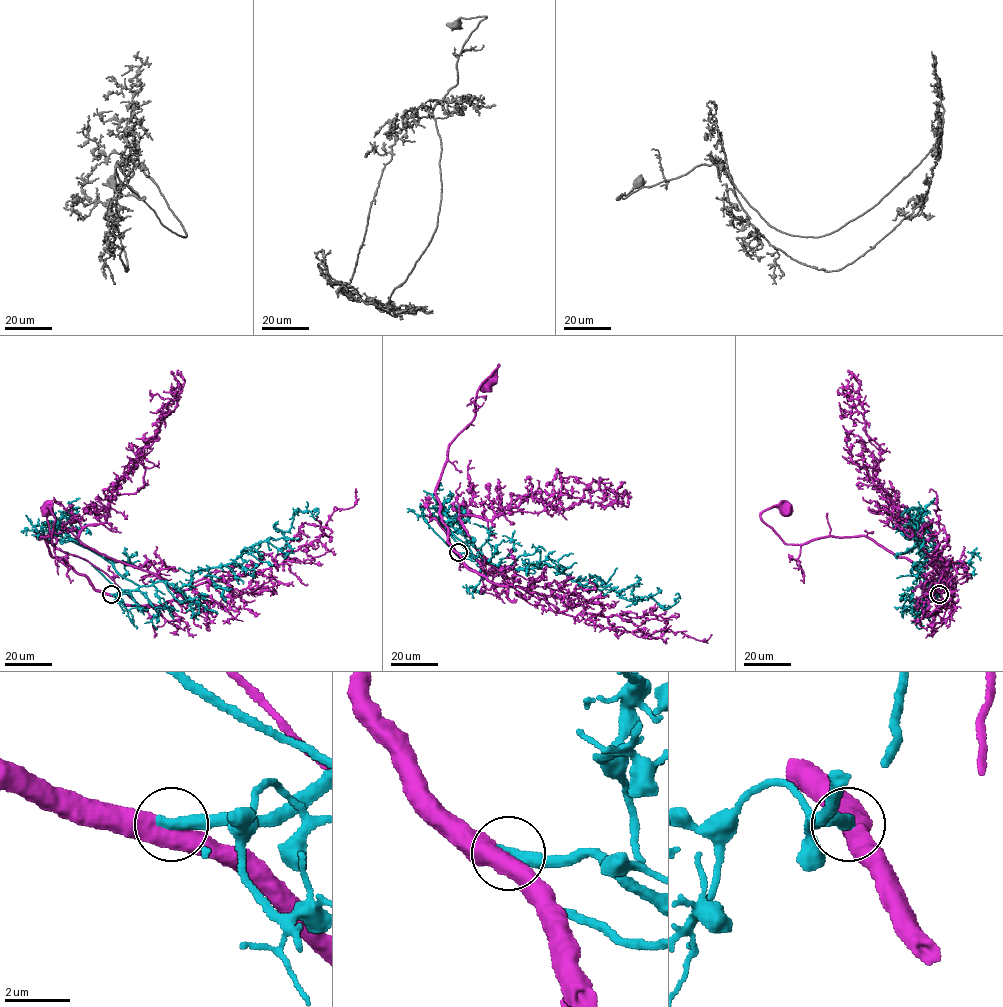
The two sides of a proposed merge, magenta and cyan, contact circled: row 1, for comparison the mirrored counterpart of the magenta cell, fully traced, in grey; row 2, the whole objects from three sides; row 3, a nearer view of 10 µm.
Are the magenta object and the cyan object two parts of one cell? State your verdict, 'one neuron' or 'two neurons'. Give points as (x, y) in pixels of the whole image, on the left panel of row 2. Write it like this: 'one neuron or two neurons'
one neuron

